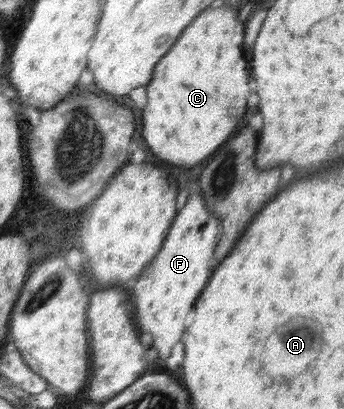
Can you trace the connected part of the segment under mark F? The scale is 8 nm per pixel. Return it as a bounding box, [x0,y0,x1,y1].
[131,191,222,361]

